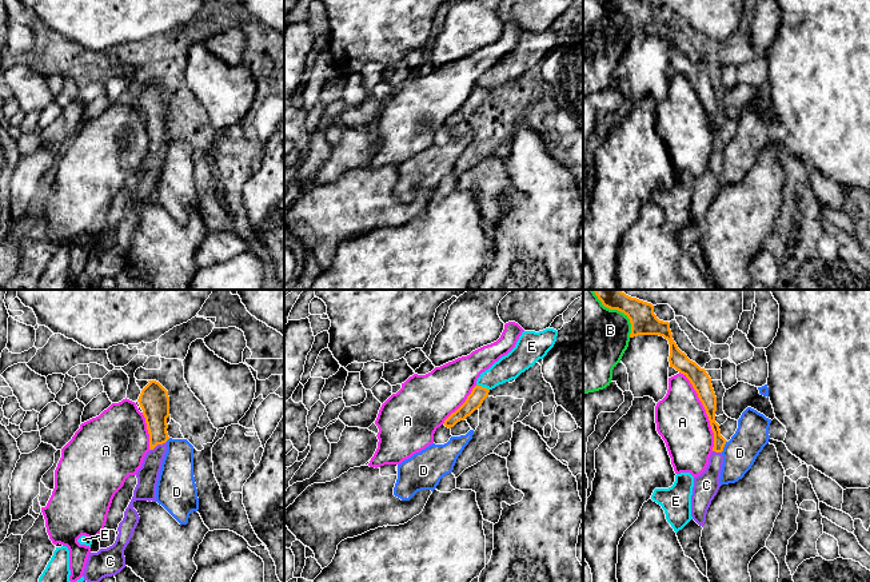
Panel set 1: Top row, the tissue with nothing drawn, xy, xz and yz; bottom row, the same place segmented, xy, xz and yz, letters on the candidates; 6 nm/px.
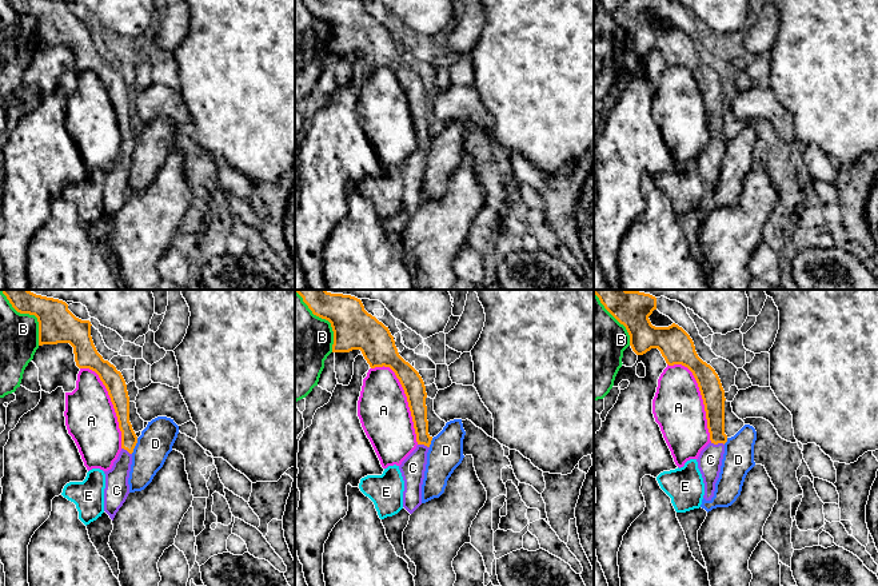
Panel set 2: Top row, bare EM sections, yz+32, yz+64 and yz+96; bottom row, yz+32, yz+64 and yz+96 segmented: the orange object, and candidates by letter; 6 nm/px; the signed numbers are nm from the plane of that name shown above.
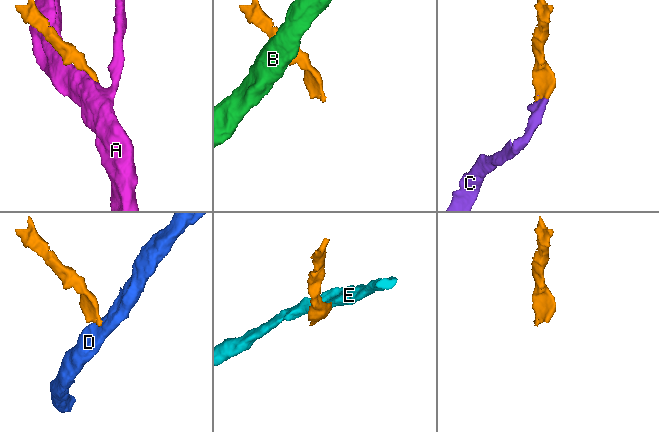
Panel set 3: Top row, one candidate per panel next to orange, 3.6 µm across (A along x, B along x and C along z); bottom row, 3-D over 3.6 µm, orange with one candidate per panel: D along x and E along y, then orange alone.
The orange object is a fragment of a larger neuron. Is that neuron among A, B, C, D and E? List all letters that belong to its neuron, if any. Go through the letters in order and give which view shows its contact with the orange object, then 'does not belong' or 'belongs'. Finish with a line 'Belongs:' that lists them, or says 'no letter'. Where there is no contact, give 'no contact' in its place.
A: contact in yz; does not belong
B: contact in yz; does not belong
C: contact in xy; belongs
D: contact in yz; does not belong
E: contact in xz; does not belong
Belongs: C

